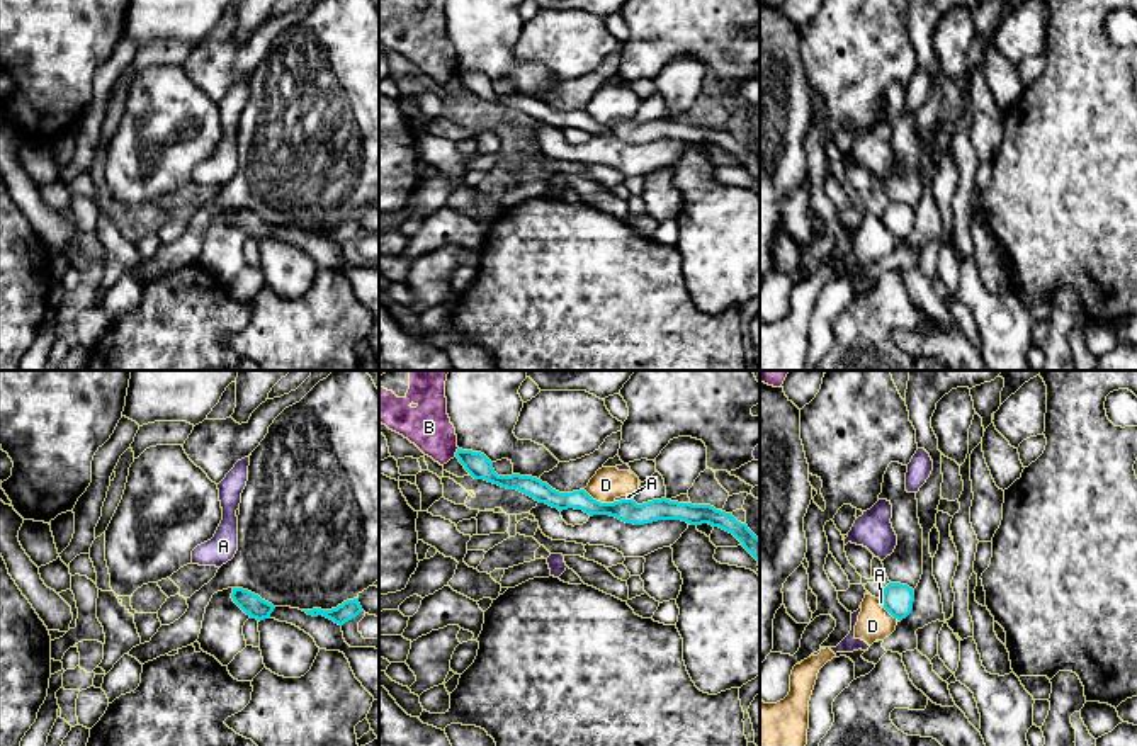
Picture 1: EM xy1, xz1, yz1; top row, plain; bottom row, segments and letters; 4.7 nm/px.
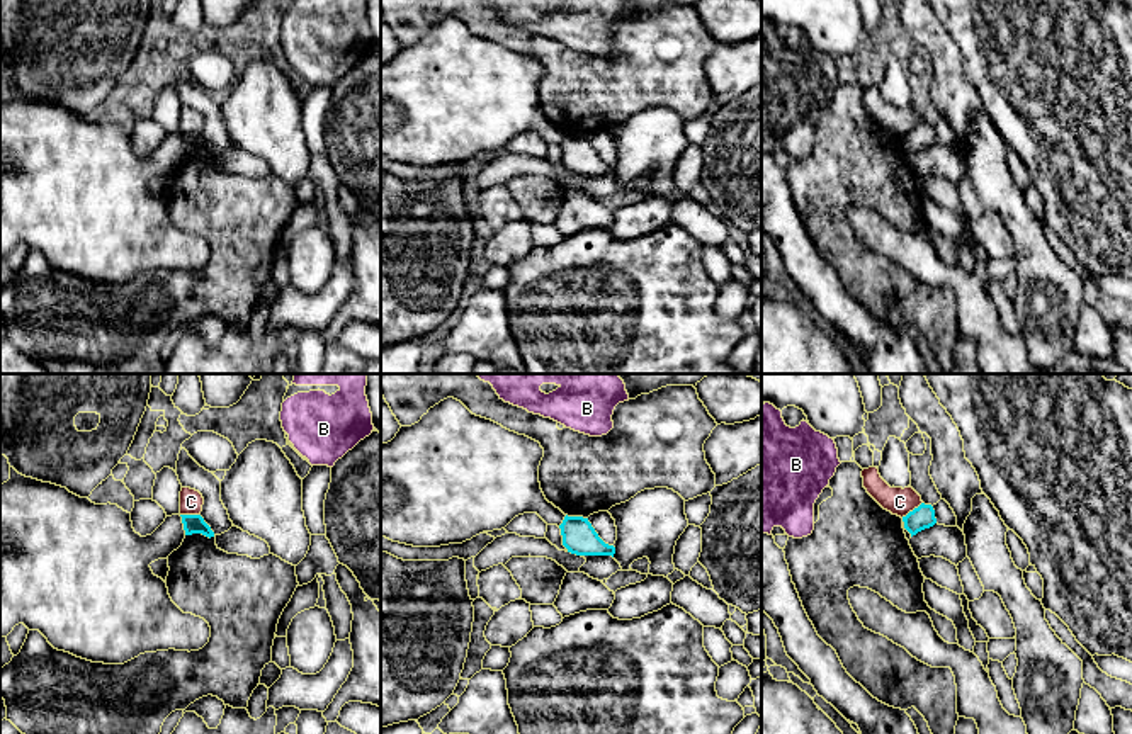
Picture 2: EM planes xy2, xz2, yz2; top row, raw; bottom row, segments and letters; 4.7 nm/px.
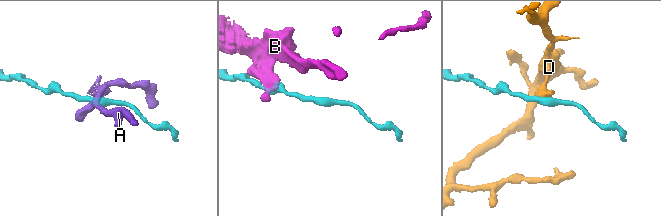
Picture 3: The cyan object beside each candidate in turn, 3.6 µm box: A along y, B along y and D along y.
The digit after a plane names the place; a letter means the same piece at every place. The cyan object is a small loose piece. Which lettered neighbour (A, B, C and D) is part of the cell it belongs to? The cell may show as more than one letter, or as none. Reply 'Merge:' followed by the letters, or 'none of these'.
Merge: C

